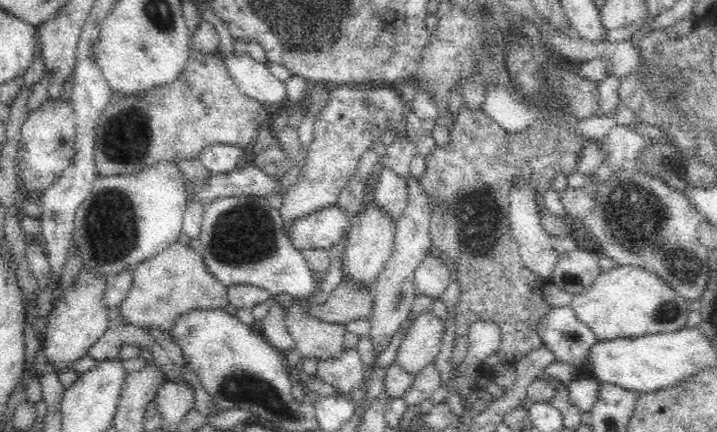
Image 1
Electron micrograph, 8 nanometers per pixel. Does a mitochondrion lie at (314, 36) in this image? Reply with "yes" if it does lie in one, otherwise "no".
yes

